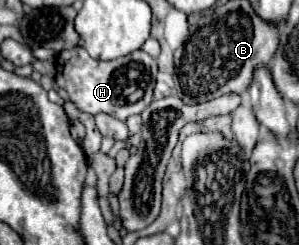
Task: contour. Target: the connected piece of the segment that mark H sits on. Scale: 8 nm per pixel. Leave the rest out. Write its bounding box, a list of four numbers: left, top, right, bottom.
[55,47,157,121]

